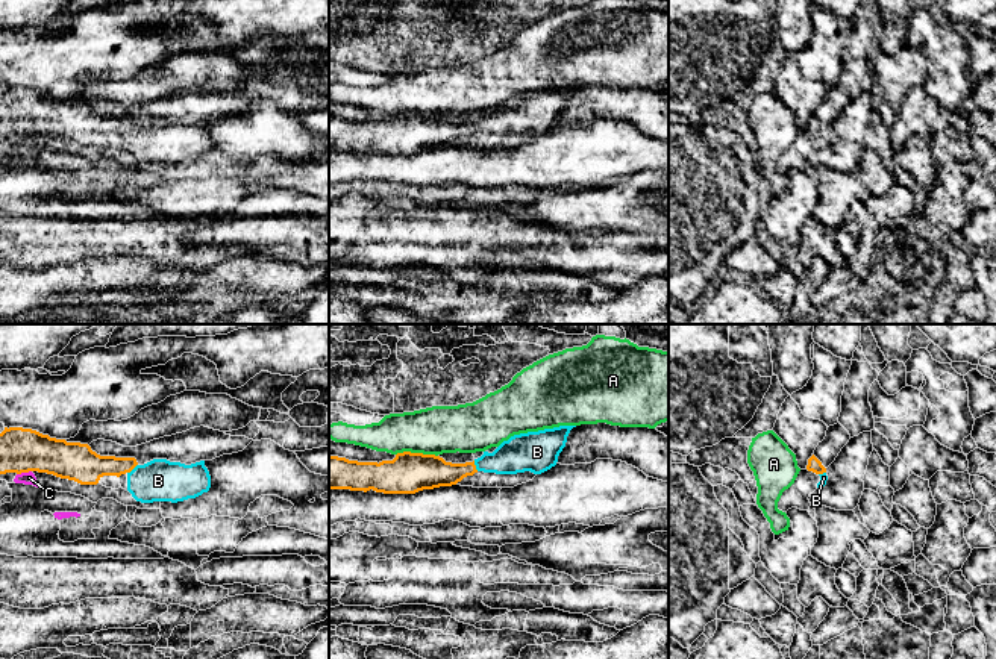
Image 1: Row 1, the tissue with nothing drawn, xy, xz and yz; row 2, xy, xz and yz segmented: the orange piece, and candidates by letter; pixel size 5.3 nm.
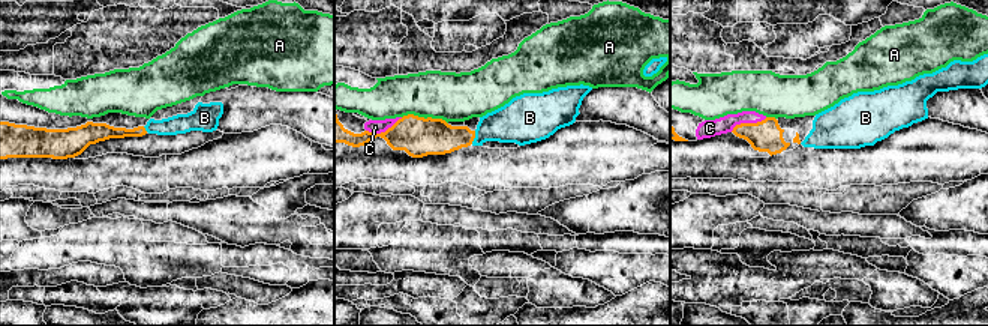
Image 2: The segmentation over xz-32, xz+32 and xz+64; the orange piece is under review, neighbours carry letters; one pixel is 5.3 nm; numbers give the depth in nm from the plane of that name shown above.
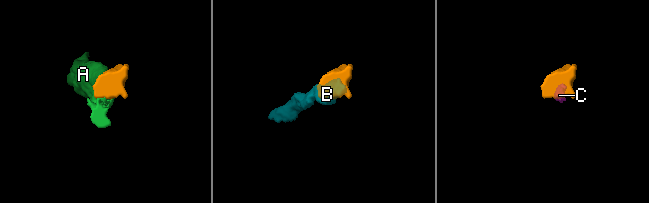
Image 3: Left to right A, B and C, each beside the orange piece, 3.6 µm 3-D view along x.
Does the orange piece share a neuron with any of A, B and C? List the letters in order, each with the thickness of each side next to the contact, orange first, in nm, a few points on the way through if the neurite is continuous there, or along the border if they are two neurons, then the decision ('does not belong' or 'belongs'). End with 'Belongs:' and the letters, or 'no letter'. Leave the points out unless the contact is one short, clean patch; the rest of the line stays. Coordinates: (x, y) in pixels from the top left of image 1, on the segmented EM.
A: 220/260 nm | does not belong
B: 190/220 nm | across xy (85, 467), (132, 468), (144, 480), (158, 480) | belongs
C: 240/70 nm | across xy (21, 450), (23, 471), (29, 477) | belongs
Belongs: B, C

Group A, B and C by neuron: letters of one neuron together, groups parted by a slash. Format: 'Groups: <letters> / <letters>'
Groups: A / B C

